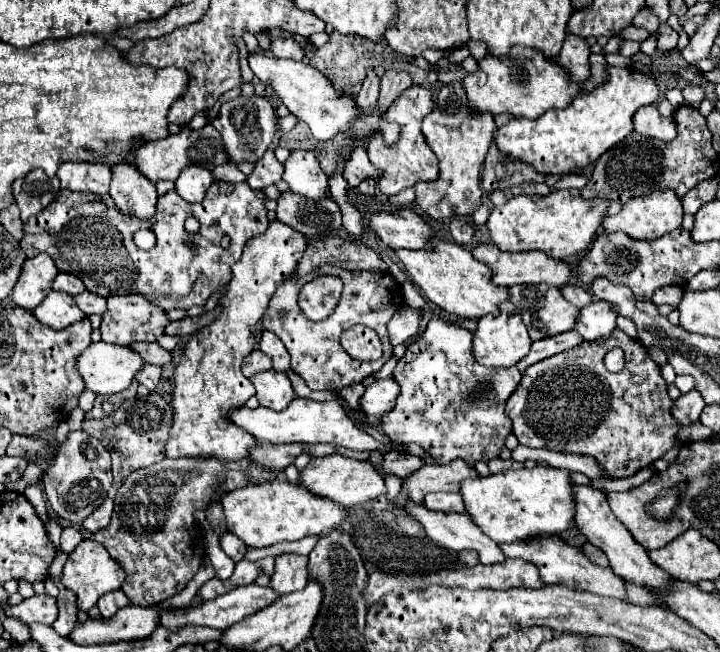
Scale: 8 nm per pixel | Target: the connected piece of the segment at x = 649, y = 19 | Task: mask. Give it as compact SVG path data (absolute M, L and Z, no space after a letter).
M643 8L643 10L633 18L633 26L643 26L649 34L653 34L653 32L657 32L657 28L659 28L659 18L657 18L653 12L649 12L647 8Z

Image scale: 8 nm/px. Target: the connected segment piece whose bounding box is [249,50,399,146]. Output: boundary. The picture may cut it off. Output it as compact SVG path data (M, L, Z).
M261 50L257 54L251 54L249 56L249 66L251 66L253 74L265 86L271 86L275 90L275 94L289 108L289 112L309 126L315 140L329 142L339 132L345 134L351 128L353 130L351 138L355 142L365 142L365 138L379 132L387 146L397 144L399 126L393 124L393 122L387 122L379 106L375 106L371 112L359 112L355 98L351 94L339 94L333 88L333 84L317 68L313 68L305 62L297 62L297 60L279 60L271 54L271 50L267 50L267 52Z

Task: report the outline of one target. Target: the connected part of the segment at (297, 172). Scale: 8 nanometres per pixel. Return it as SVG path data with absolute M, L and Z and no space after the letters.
M293 150L285 160L283 180L289 188L305 198L319 200L325 198L327 176L319 166L319 158L311 150Z

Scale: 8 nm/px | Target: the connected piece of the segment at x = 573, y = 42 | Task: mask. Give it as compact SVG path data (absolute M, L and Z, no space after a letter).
M569 34L563 42L563 50L557 56L557 60L575 82L581 82L589 78L589 54L589 44L581 36Z

